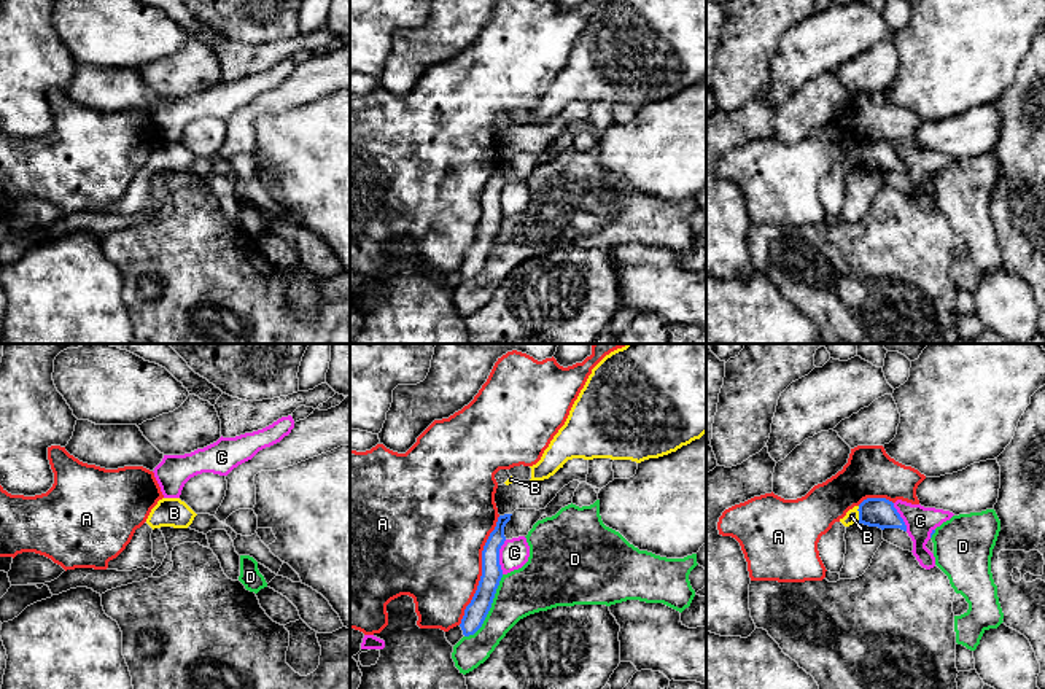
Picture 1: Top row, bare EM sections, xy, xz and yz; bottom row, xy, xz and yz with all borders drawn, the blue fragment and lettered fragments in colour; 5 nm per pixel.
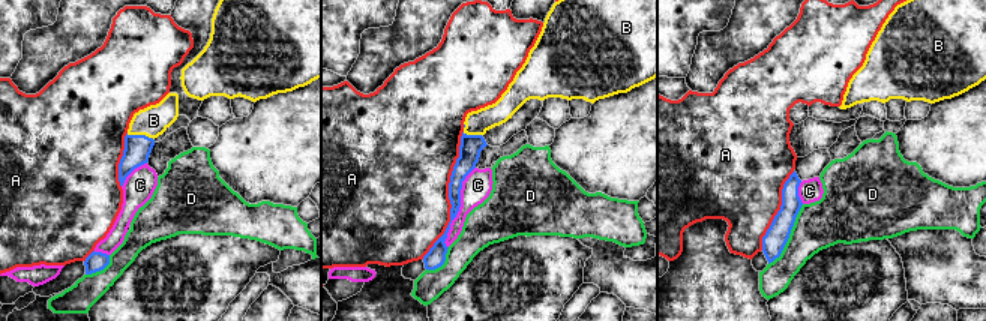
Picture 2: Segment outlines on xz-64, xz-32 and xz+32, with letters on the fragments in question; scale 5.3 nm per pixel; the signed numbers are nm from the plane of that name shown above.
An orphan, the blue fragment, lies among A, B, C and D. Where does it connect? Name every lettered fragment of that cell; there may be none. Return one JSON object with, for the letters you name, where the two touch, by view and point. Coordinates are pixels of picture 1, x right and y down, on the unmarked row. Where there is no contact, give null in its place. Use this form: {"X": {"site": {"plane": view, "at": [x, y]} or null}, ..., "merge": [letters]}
{"B": {"site": {"plane": "yz", "at": [859, 158]}}, "merge": ["B"]}

